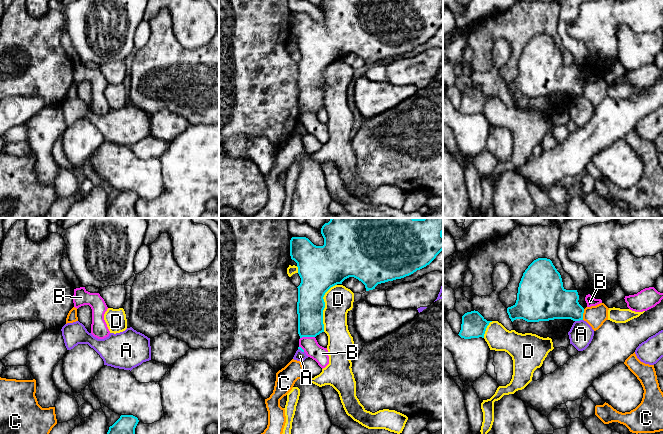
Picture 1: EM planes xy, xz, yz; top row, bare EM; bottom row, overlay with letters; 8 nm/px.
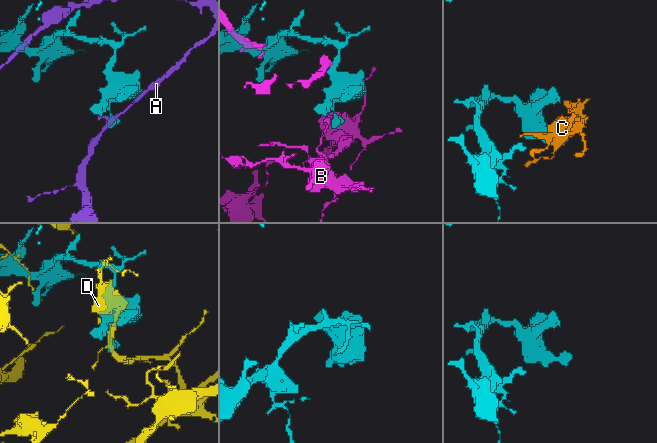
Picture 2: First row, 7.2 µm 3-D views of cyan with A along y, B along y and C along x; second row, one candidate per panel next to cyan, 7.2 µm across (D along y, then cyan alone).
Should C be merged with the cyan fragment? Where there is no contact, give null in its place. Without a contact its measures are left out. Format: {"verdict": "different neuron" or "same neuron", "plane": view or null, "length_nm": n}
{"verdict": "different neuron", "plane": "yz", "length_nm": 90}

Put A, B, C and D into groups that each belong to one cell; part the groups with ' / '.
A / B / C / D

